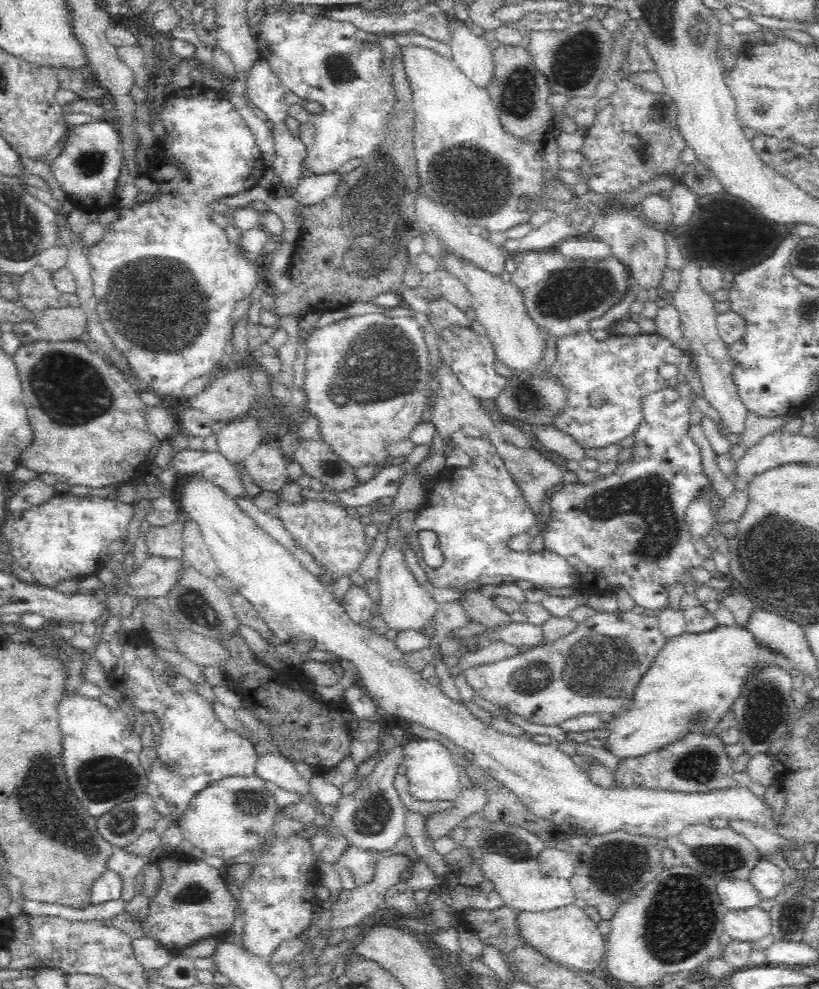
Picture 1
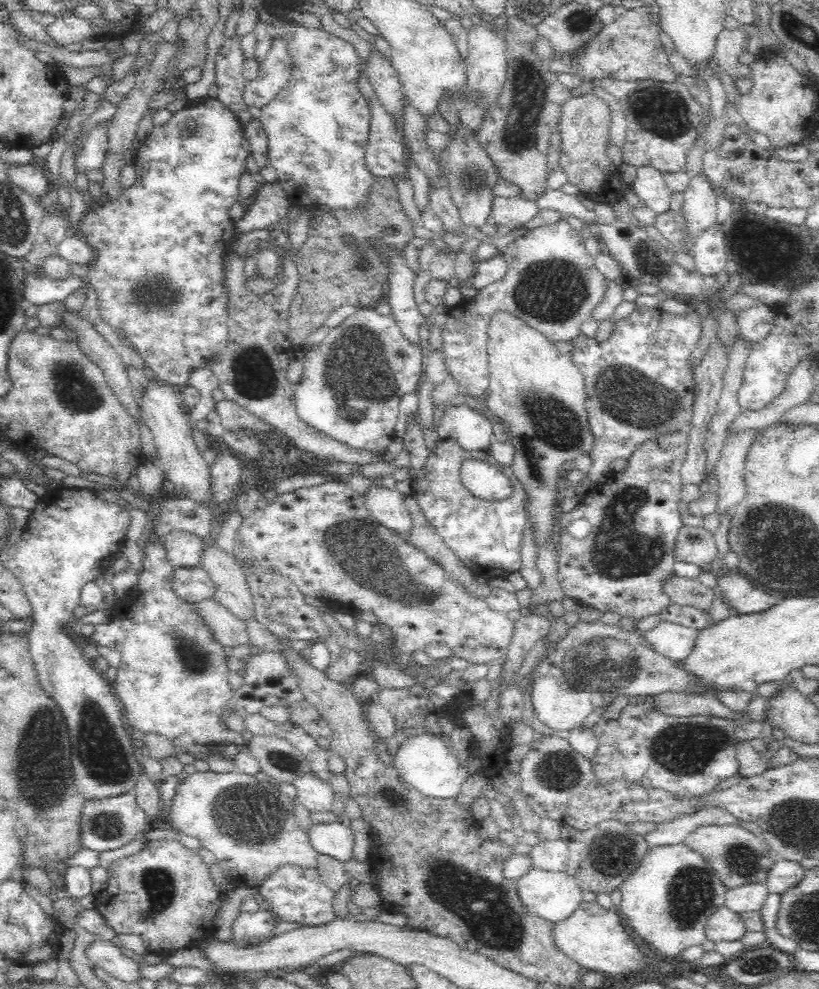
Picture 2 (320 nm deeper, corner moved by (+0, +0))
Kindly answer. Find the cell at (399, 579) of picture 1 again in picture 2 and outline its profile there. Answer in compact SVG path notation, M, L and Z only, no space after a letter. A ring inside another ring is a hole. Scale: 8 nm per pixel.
M372 487L364 500L365 506L373 513L376 521L412 546L413 519L403 498L404 496L397 490L387 492L387 490Z

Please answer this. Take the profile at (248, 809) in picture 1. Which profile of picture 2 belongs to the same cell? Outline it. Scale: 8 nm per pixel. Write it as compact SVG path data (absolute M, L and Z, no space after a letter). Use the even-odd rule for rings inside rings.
M191 771L190 775L185 778L182 784L178 784L175 790L173 805L173 815L171 816L171 822L179 828L181 834L186 836L192 836L199 840L199 846L201 848L207 848L215 856L215 863L223 874L236 884L241 884L246 887L258 887L262 880L280 864L289 862L290 864L296 864L302 868L317 868L316 854L310 842L308 832L304 832L296 822L294 816L294 804L284 793L280 791L280 787L273 785L272 783L262 782L259 776L250 776L239 771L231 771L224 773L216 773L213 771Z

